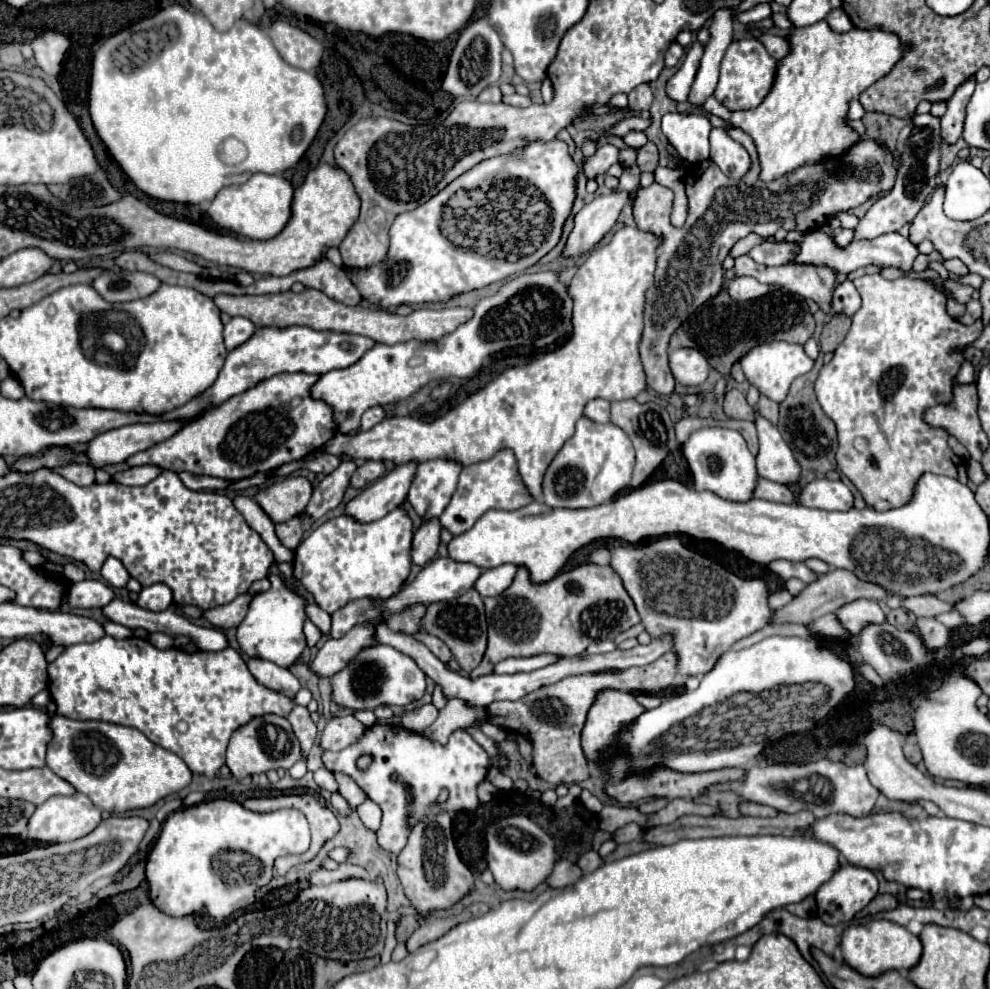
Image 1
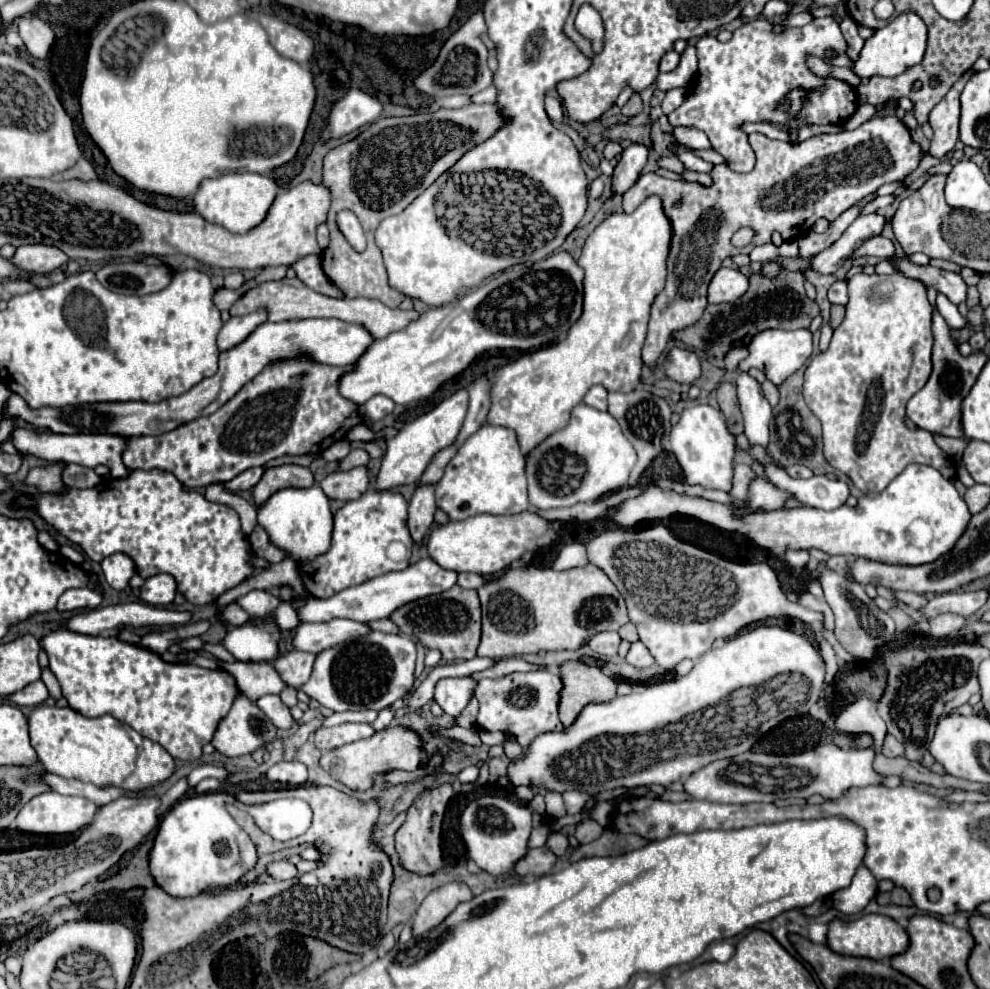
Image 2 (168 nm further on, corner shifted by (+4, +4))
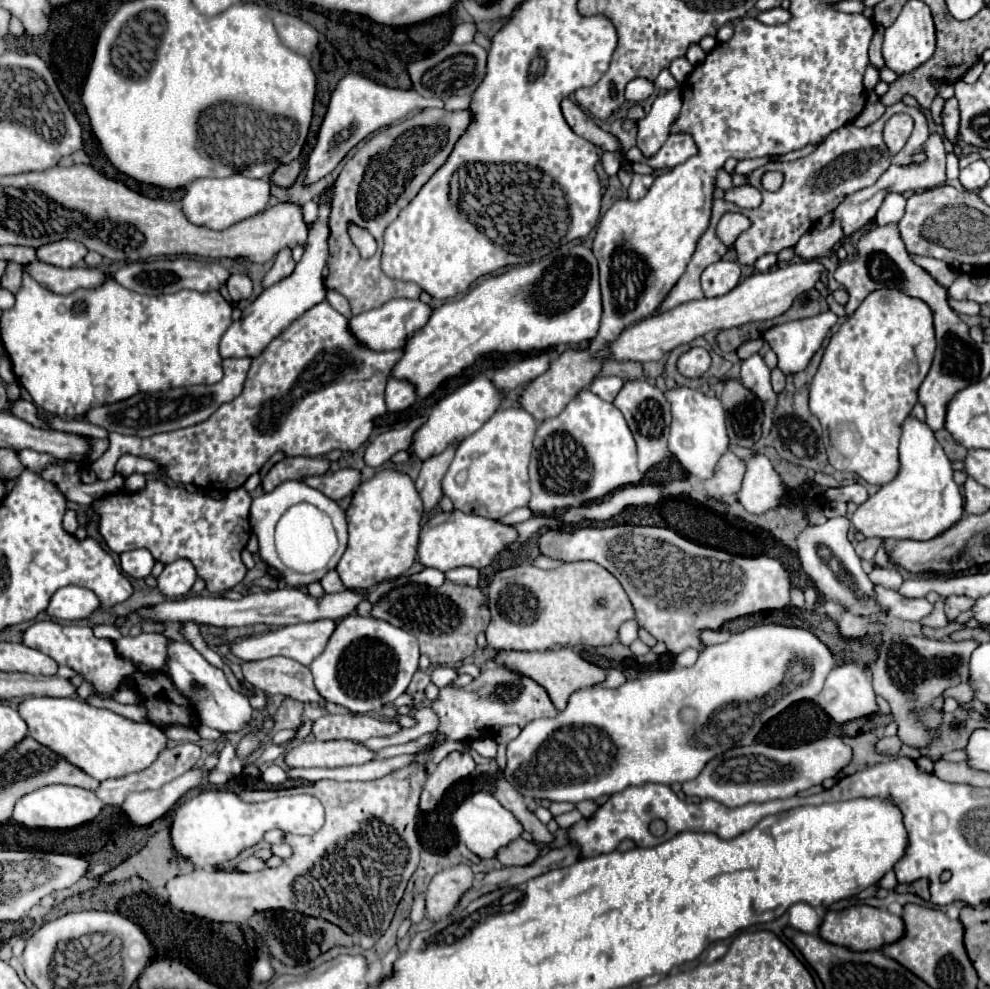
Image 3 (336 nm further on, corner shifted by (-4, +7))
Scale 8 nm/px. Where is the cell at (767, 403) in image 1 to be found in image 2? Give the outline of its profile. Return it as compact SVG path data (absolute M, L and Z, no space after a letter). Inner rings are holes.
M765 381L761 387L763 387L763 395L765 395L765 399L769 401L769 405L775 407L777 401L779 401L779 391L777 391L777 387L775 387L771 381Z

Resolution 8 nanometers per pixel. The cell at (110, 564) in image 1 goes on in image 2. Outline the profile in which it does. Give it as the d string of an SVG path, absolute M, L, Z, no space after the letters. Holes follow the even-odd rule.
M115 553L115 555L109 555L107 559L103 559L101 569L103 569L103 575L105 575L107 583L117 591L125 589L131 575L135 573L133 561L123 553Z

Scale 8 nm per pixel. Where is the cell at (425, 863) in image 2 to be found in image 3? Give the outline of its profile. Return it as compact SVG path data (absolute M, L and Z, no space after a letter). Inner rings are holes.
M451 752L445 756L431 772L421 792L421 810L429 812L437 806L443 792L457 782L457 776L471 776L475 772L475 762L469 752Z

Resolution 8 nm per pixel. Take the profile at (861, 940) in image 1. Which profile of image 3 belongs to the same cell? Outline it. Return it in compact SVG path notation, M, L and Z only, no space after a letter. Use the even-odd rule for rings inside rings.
M851 906L839 912L833 912L833 910L825 912L823 922L819 926L819 936L825 942L861 952L861 950L879 950L881 946L899 940L903 936L903 930L905 930L903 920L899 916L889 914L887 910L879 910L873 906Z

